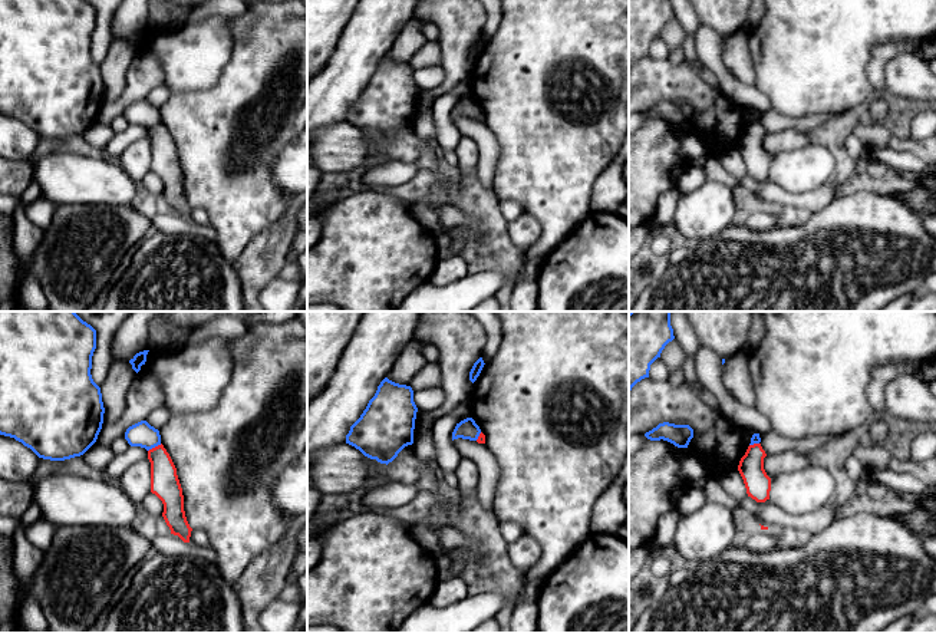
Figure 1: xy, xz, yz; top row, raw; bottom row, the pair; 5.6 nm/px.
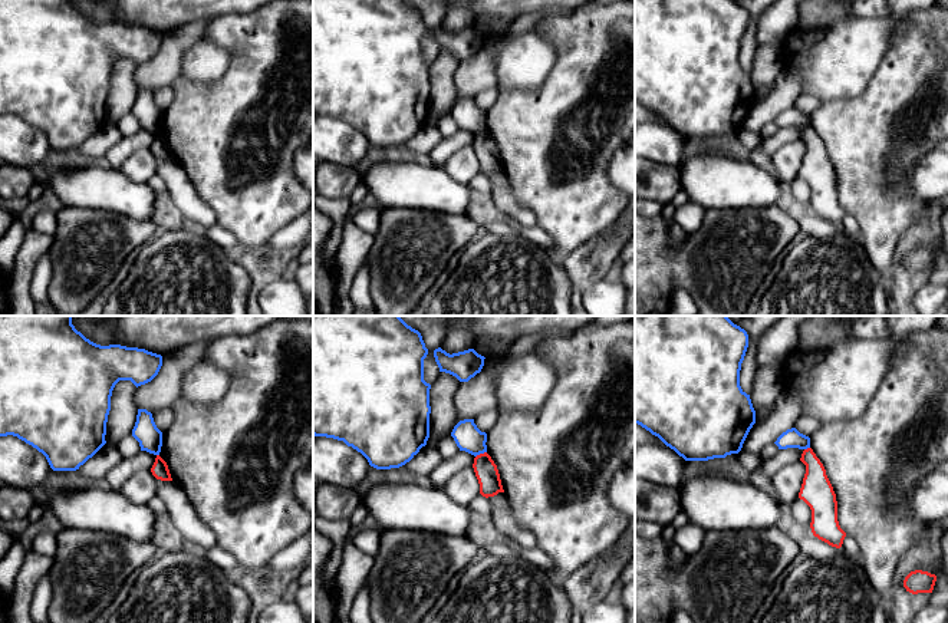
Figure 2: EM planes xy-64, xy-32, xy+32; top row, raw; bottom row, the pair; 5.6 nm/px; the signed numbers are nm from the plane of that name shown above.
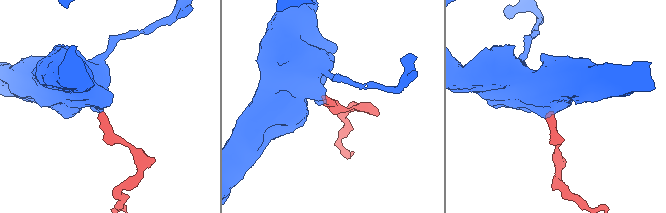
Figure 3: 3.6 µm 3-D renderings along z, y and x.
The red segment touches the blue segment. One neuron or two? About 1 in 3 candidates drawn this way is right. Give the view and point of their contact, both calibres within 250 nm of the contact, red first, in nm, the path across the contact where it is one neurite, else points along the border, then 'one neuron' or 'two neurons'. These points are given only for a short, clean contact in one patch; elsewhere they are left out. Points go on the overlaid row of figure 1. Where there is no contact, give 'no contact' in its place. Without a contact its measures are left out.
meets red in xy at (155, 447); 160 nm thick on the red side, 140 nm on the other; border along xy (161, 444), (148, 451); two neurons

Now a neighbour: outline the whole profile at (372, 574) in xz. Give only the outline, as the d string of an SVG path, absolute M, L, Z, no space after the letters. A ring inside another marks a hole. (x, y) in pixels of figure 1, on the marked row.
M368 511L355 514L327 525L322 533L322 553L319 563L307 573L307 626L336 626L342 633L395 633L399 626L418 609L429 604L438 583L435 557L411 537L401 520Z

